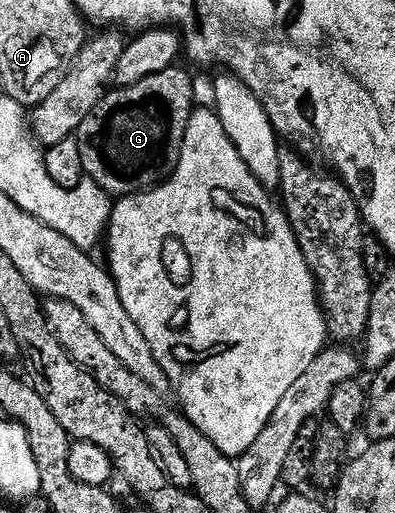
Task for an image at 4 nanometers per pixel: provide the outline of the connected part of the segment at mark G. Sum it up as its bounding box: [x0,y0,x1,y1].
[75,64,195,196]

